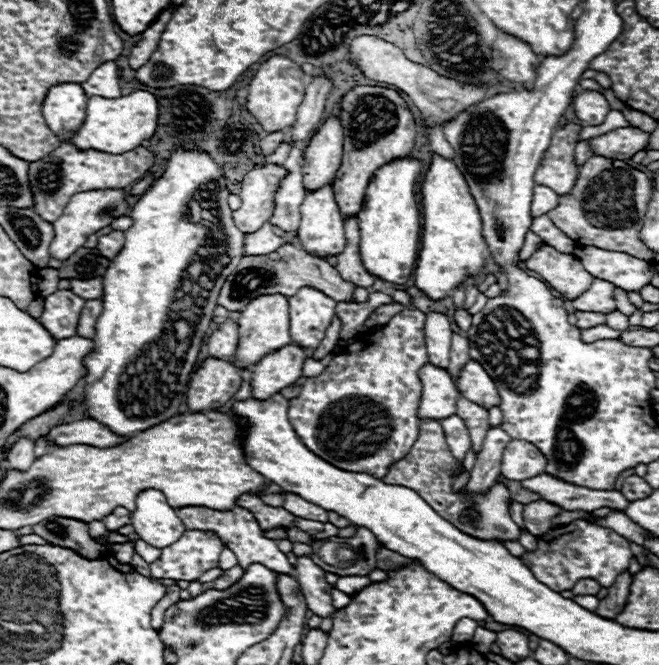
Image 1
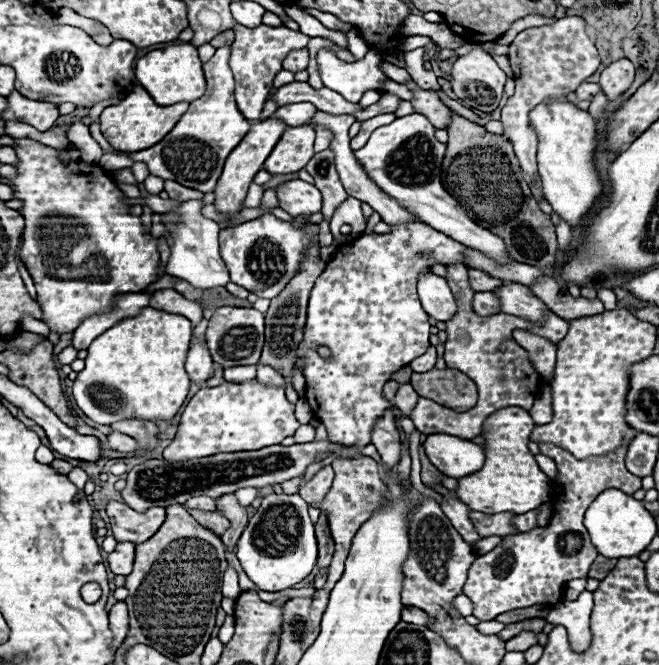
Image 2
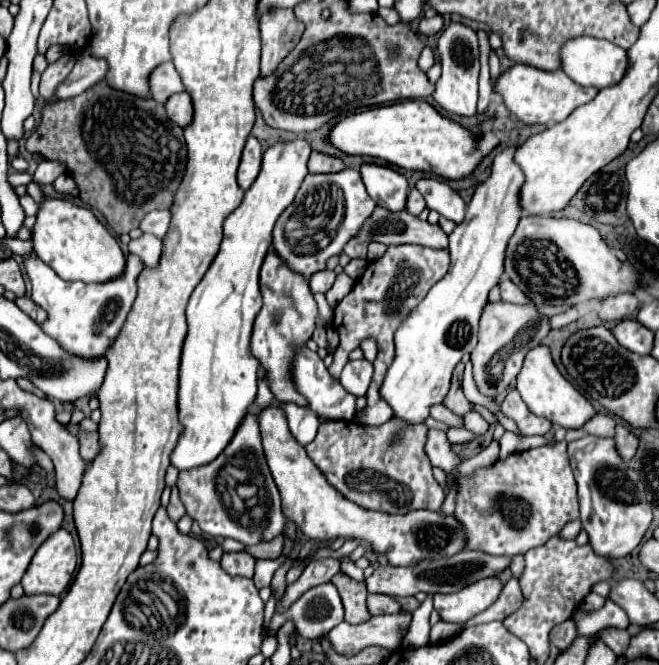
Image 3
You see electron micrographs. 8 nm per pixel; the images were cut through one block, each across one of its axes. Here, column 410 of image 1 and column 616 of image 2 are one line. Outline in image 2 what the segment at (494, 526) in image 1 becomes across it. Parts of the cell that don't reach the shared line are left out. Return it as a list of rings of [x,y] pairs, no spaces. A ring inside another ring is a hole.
[[[538,442],[538,448],[540,454],[552,458],[558,468],[558,474],[552,480],[552,492],[556,492],[552,496],[554,516],[550,518],[548,526],[534,528],[522,534],[502,536],[502,542],[494,550],[476,558],[476,562],[470,566],[462,594],[472,600],[472,614],[478,620],[494,620],[498,614],[504,614],[508,610],[528,608],[536,604],[558,604],[562,600],[566,582],[576,578],[588,578],[588,570],[598,556],[582,524],[584,512],[596,500],[596,494],[602,494],[608,488],[618,488],[624,494],[632,496],[642,486],[640,478],[630,474],[624,466],[624,446],[616,448],[606,456],[590,456],[584,460],[574,458],[568,450],[556,444]]]

